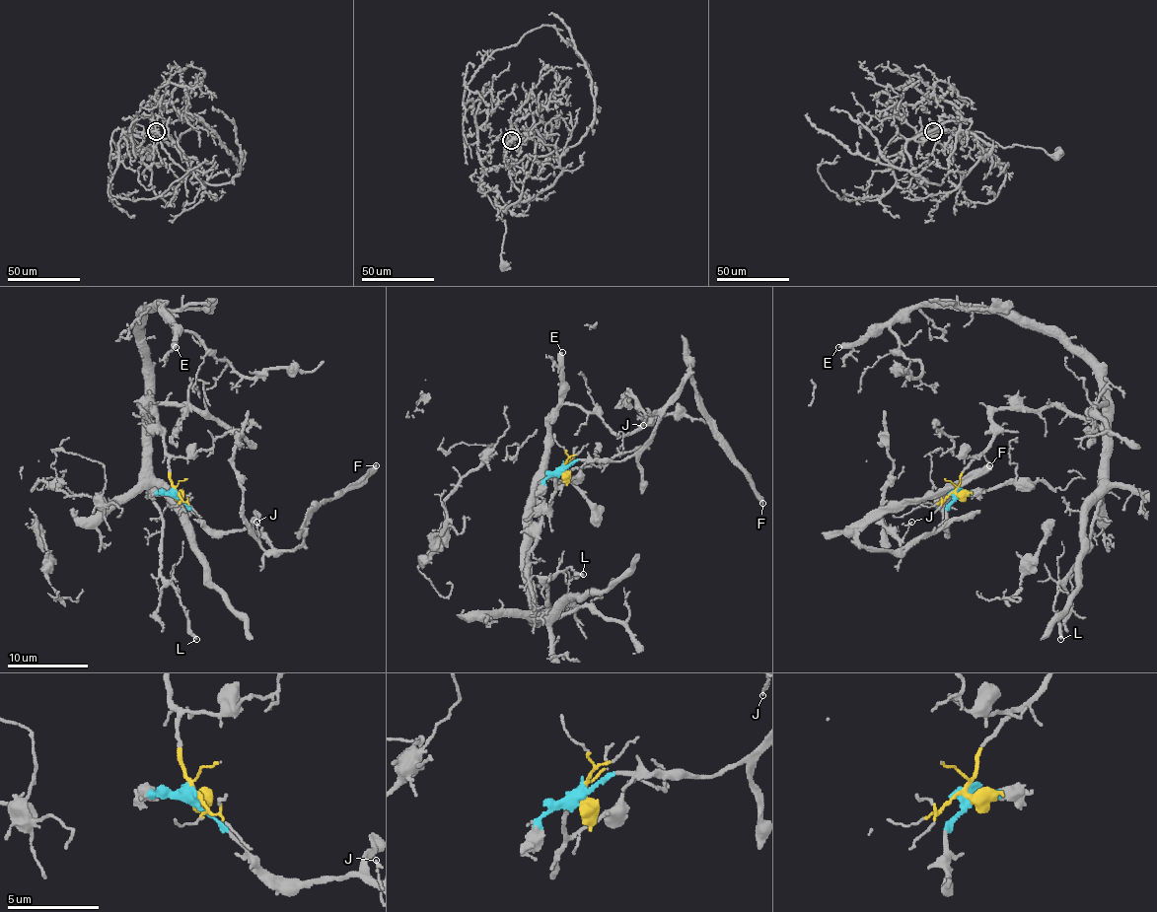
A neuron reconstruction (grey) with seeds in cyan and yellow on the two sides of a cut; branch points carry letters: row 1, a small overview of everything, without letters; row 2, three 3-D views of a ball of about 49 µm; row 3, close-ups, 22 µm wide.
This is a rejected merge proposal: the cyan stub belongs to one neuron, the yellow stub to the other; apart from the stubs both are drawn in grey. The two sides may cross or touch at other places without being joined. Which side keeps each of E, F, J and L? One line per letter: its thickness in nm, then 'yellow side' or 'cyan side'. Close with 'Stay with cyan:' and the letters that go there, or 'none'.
E: calibre 480 nm; yellow side
F: calibre 360 nm; cyan side
J: calibre 110 nm; cyan side
L: calibre 280 nm; yellow side
Stay with cyan: F, J

